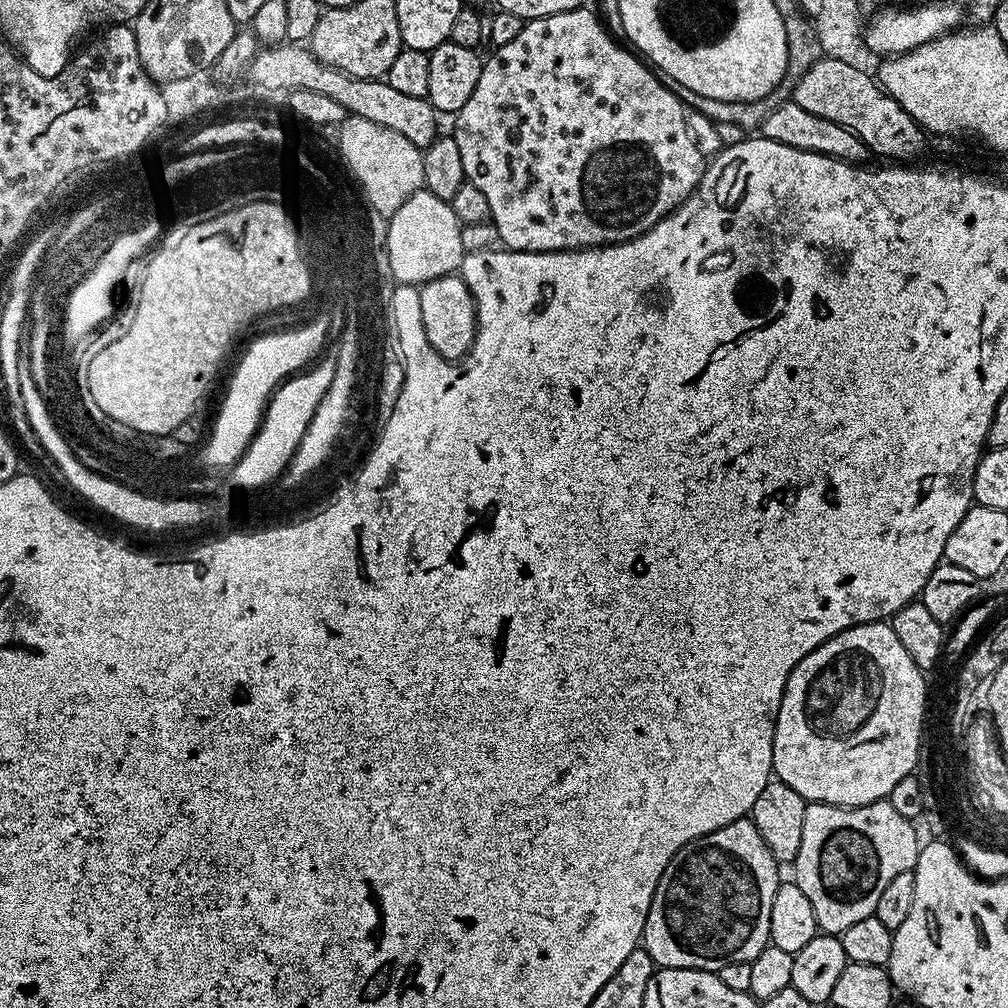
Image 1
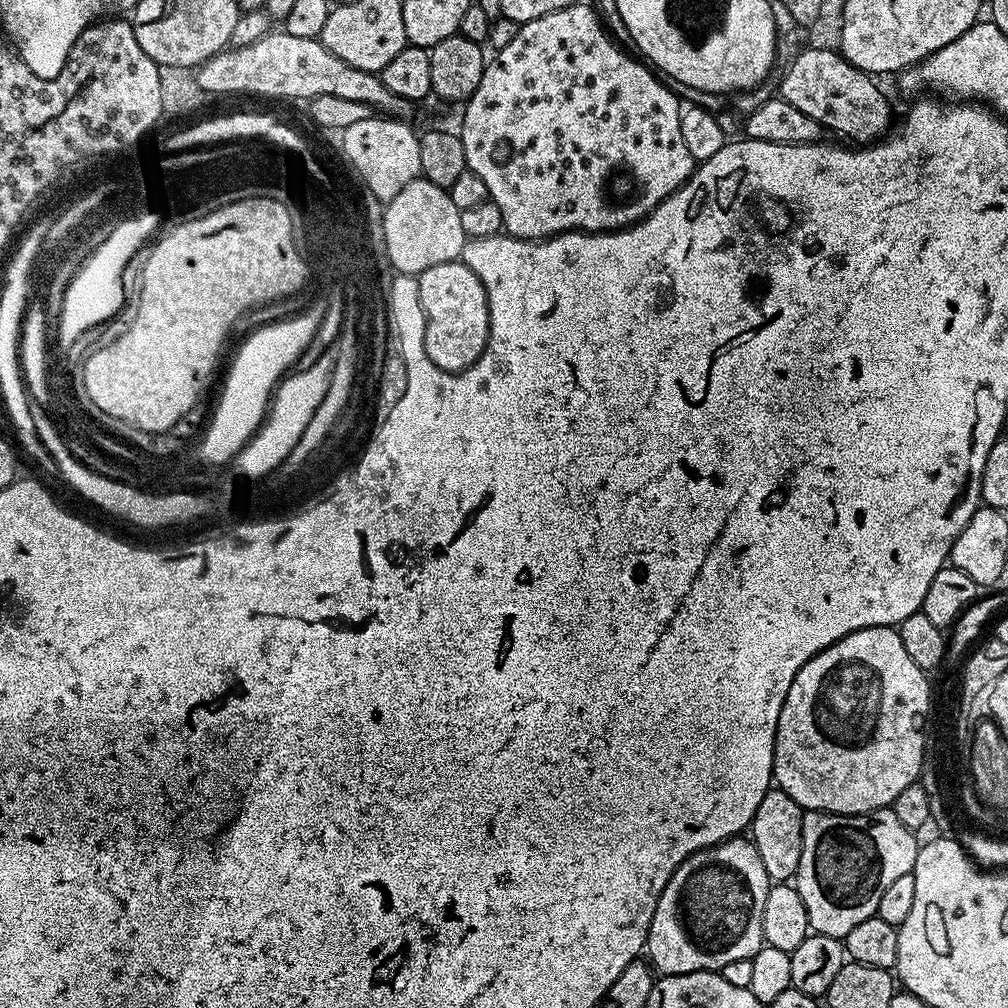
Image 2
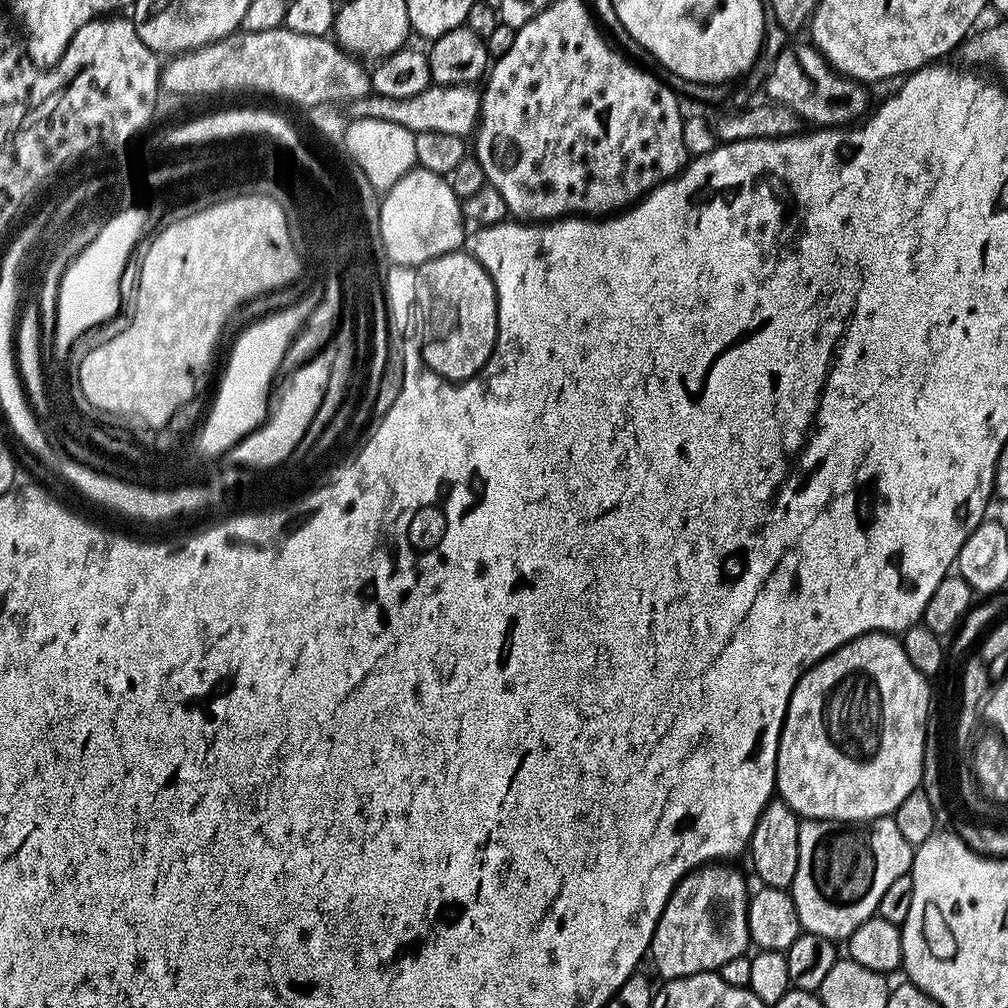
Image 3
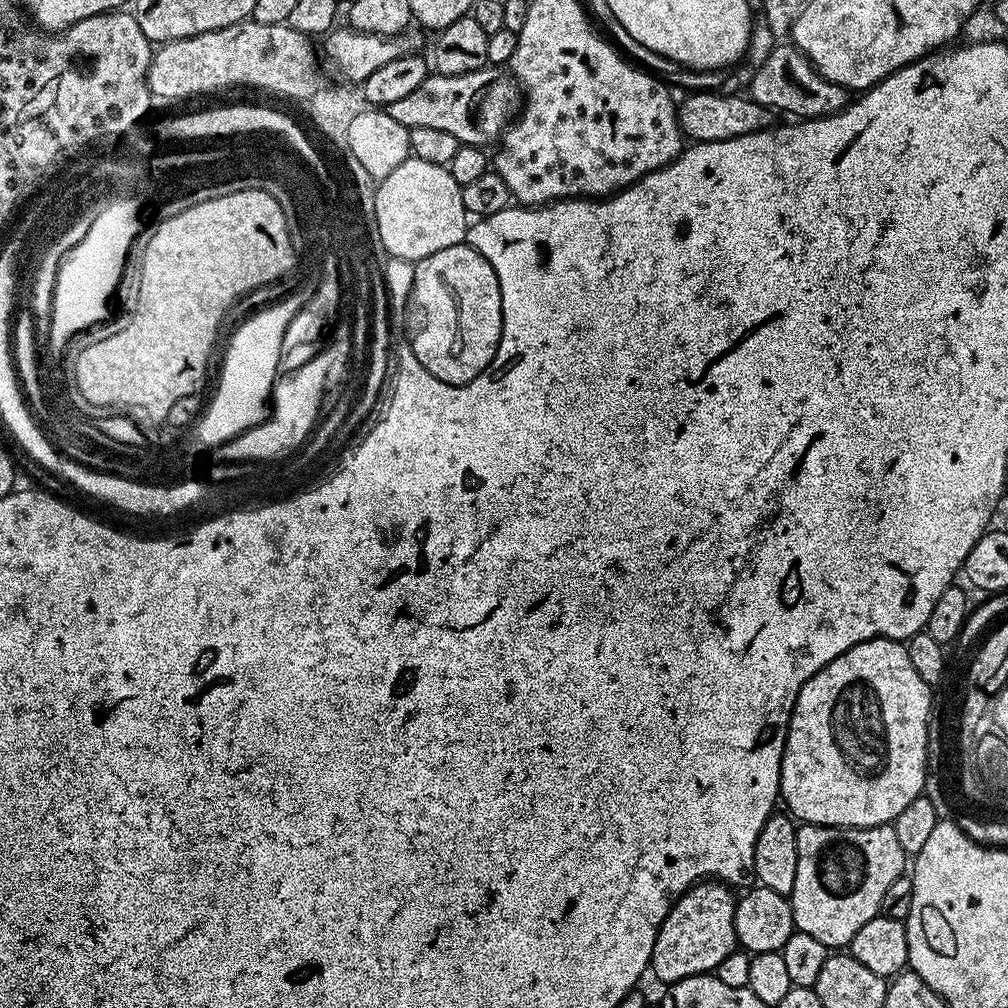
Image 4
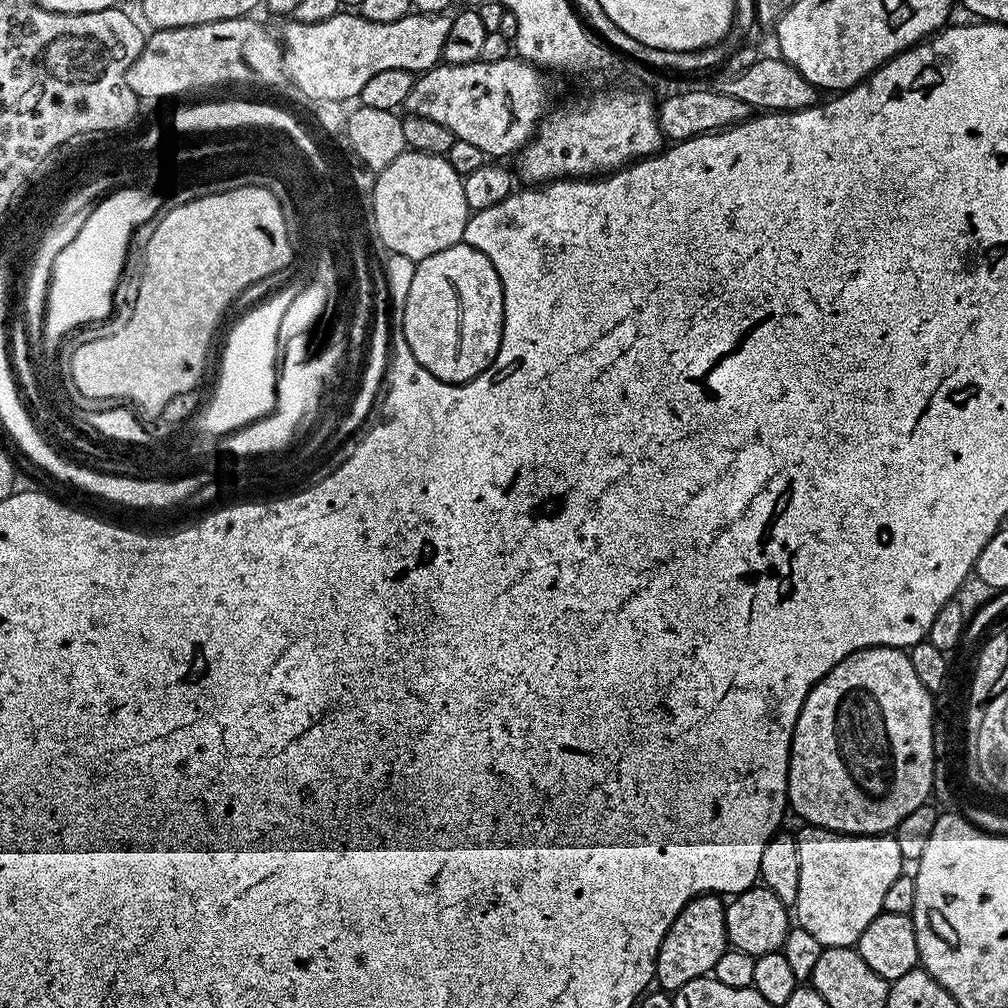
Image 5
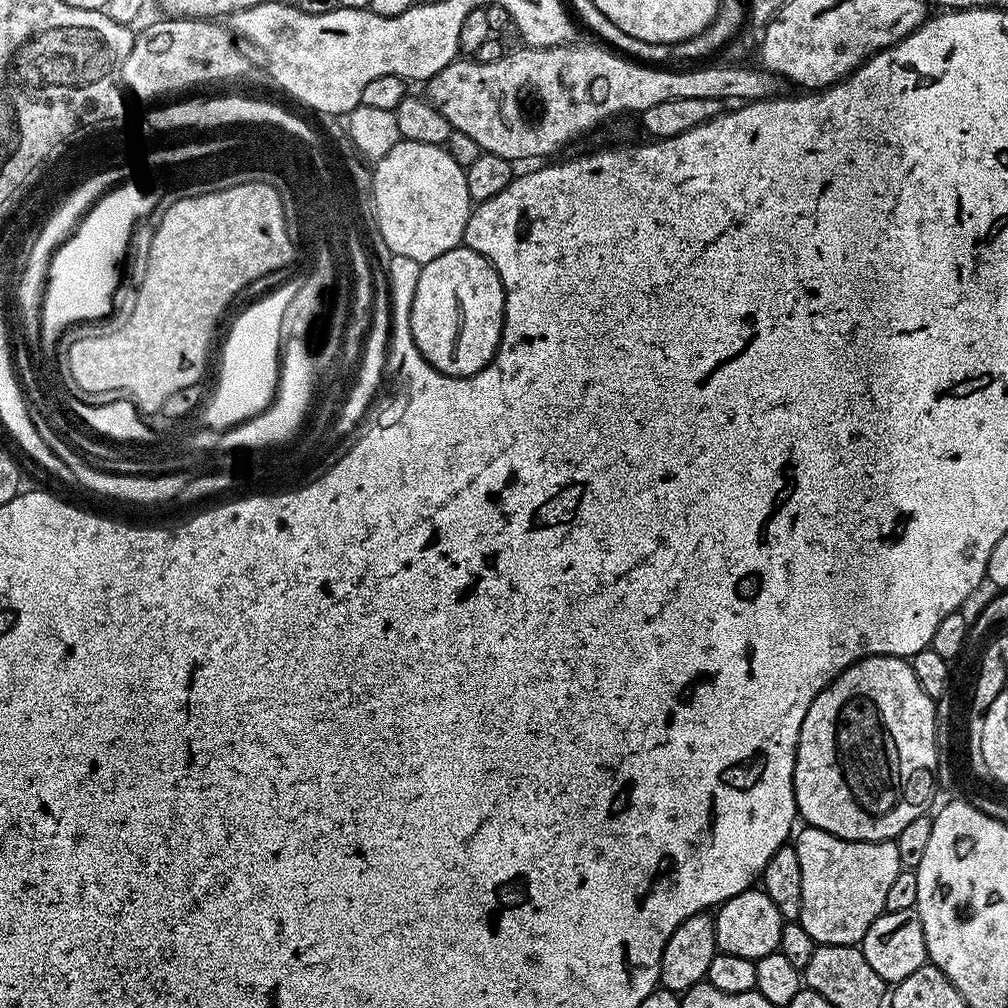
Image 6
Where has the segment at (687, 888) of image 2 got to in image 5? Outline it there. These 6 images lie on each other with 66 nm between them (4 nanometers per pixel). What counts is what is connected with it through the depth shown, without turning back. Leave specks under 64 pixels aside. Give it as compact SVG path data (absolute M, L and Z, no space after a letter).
M719 895L695 896L681 910L678 918L674 918L656 959L654 980L663 991L675 994L682 986L686 986L686 982L699 976L709 975L715 969L718 958L722 958L722 954L730 947L725 907L725 901Z

